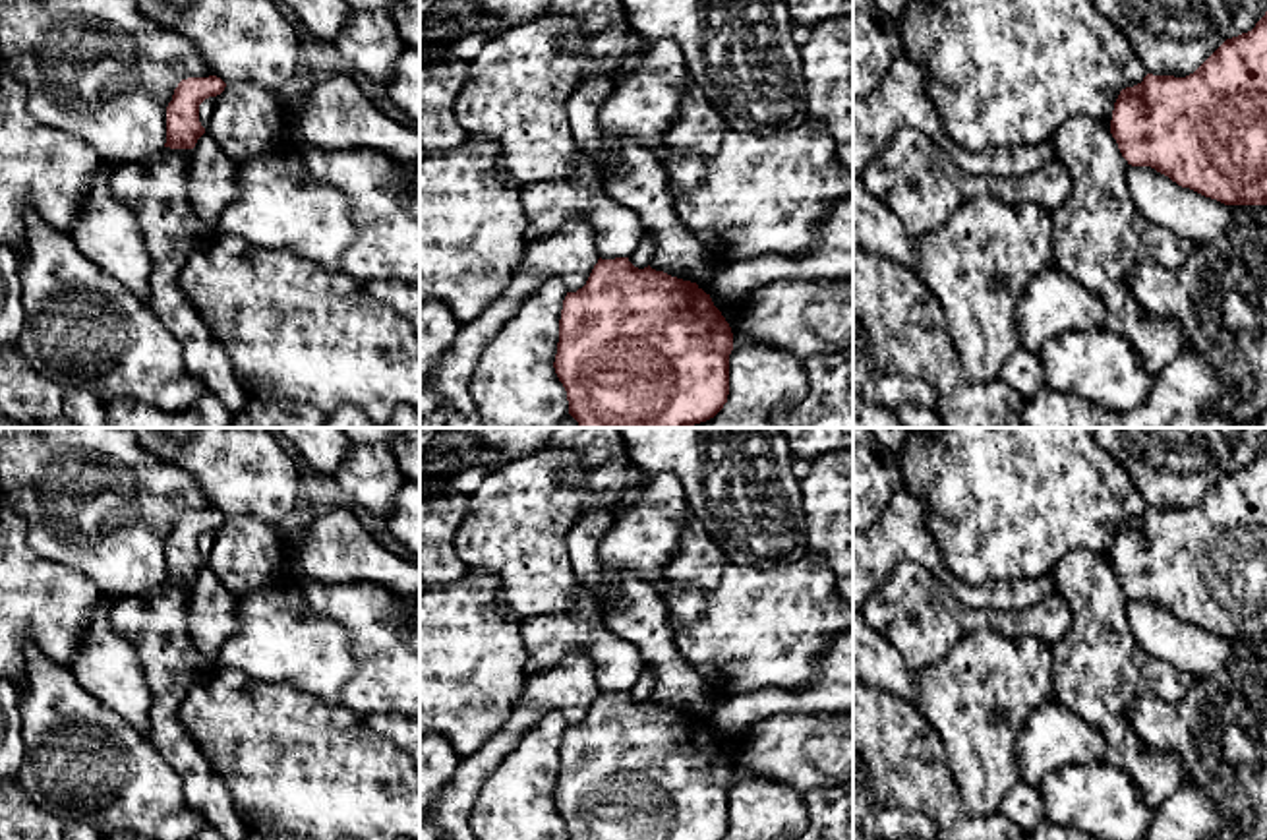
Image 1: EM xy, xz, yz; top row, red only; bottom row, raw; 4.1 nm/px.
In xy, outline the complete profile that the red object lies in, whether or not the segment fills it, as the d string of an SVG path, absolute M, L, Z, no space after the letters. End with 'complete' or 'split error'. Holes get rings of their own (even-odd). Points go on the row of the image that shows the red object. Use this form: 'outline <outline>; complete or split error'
outline M188 77L174 89L166 106L166 143L170 149L193 149L205 134L199 122L199 105L224 91L226 83L217 77Z; complete

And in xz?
outline M600 257L586 285L563 300L553 368L580 428L687 428L714 418L727 403L731 350L729 323L696 283L650 265L638 269L629 257Z; complete

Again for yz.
outline M1267 12L1252 31L1226 39L1193 74L1147 74L1141 83L1122 89L1110 134L1132 166L1151 166L1178 186L1224 205L1267 205Z; complete

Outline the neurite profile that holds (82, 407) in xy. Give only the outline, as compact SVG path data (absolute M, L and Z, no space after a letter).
M66 389L64 416L77 428L104 428L104 401L87 389Z

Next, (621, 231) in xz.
M576 151L573 165L575 172L567 178L520 186L528 238L553 234L571 217L586 217L594 225L602 259L629 257L646 234L642 221L605 194L602 178L584 151Z

